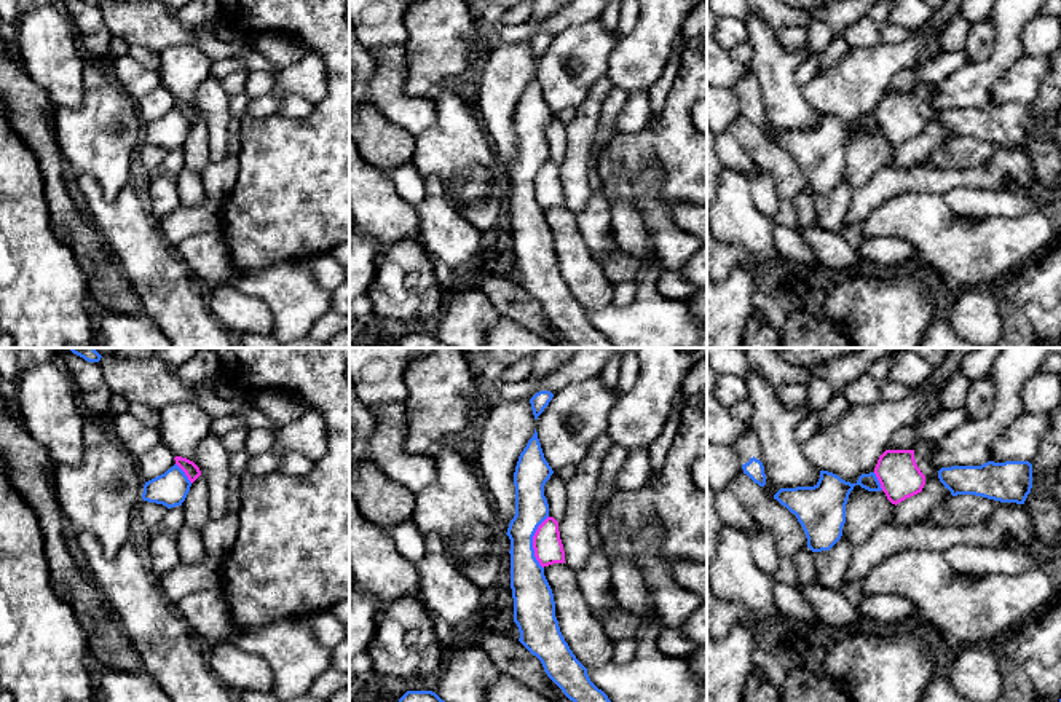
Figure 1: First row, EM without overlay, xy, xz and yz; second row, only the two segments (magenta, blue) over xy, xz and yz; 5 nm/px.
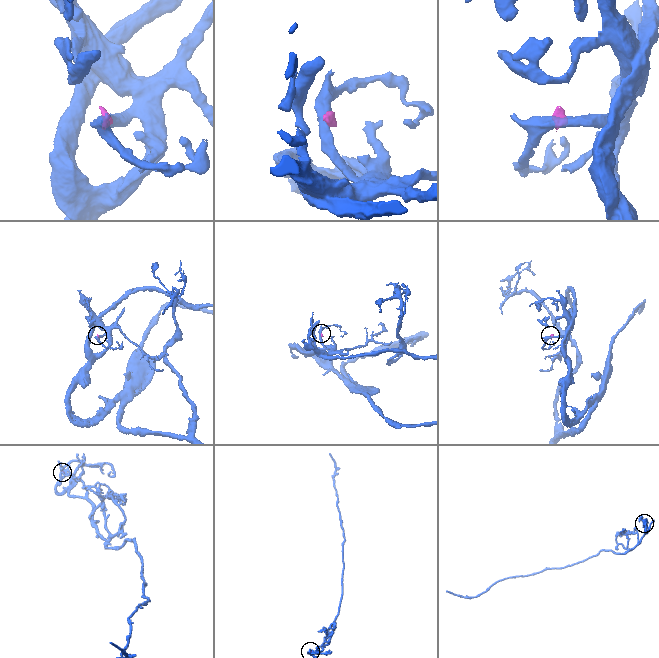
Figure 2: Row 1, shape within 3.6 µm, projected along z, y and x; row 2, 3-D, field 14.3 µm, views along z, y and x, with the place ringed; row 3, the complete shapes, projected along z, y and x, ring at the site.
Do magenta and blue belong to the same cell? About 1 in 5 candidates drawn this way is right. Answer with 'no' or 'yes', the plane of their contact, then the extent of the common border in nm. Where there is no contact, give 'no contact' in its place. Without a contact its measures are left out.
no; contact in xz; length 280 nm

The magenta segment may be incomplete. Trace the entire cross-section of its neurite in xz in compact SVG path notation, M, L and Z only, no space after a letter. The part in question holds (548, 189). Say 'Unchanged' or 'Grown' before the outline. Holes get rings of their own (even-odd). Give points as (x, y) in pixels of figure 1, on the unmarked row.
Unchanged. M547 160L533 179L534 199L539 207L549 209L554 206L565 206L565 193L560 182L558 164Z

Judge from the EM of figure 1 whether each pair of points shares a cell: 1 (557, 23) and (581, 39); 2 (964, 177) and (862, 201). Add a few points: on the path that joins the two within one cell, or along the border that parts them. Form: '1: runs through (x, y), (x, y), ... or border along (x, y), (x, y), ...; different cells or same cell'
1: border along (597, 18), (565, 27), (554, 37); different cells
2: runs through (938, 179), (887, 182); same cell

